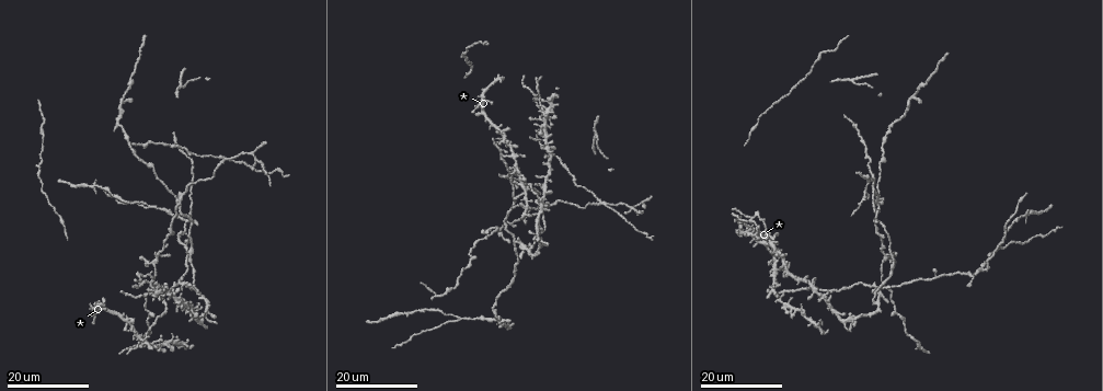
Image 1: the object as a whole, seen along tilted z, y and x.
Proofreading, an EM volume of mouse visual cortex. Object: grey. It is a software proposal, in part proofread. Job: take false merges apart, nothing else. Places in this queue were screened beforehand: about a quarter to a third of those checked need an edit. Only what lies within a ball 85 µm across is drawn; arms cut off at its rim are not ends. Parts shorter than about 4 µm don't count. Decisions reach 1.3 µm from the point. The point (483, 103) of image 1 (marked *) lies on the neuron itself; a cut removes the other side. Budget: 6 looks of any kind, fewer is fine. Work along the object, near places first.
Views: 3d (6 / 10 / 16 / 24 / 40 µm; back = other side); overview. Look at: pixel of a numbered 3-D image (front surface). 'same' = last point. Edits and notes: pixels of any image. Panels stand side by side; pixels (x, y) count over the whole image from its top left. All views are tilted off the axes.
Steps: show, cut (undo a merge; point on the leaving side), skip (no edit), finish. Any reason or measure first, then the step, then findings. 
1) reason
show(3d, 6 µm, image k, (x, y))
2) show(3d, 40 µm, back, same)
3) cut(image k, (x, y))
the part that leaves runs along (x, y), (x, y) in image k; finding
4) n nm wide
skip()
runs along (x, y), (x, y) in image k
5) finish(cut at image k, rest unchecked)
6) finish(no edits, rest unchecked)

show(3d, 24 µm, image 1, (186, 221))

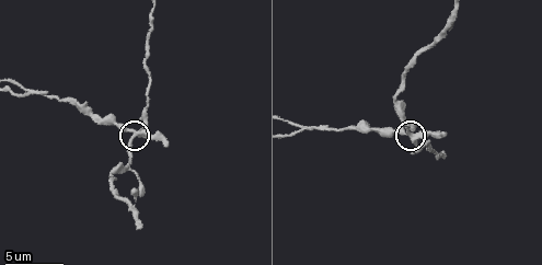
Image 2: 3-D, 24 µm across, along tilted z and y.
show(3d, 6 µm, image 2, (133, 130))

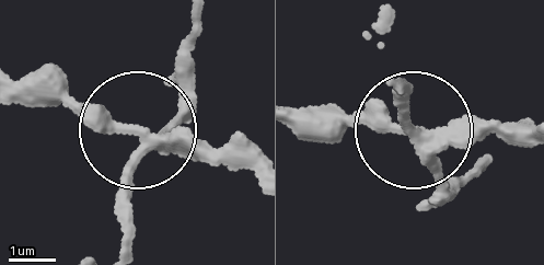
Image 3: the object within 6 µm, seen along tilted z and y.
290 nm wide
cut(image 3, (118, 126))
the part that leaves runs along (175, 146), (19, 94) in image 3; two neurons meet here

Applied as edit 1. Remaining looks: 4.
show(overview)

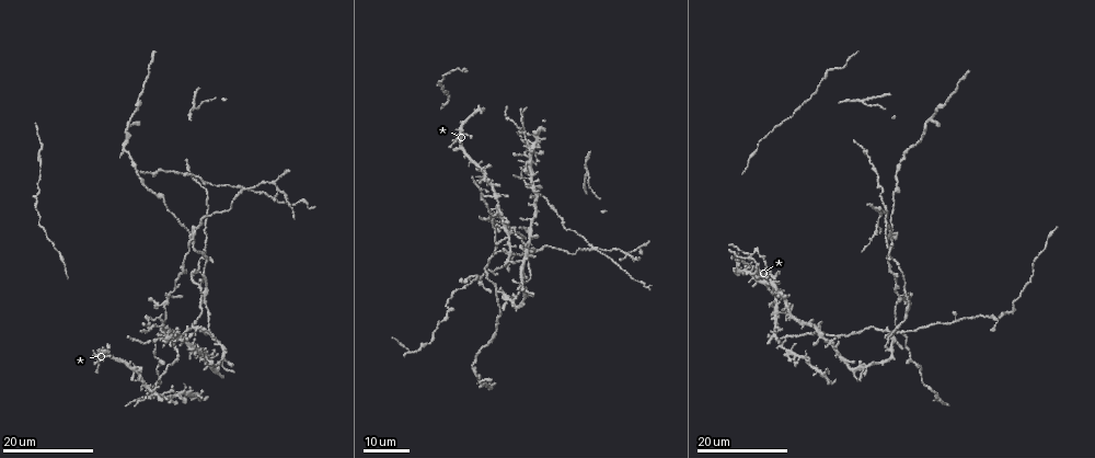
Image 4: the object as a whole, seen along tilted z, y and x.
show(3d, 16 µm, image 4, (889, 350))

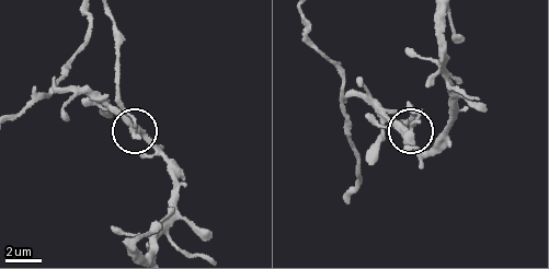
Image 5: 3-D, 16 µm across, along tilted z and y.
closer look
show(3d, 6 µm, image 5, (413, 125))

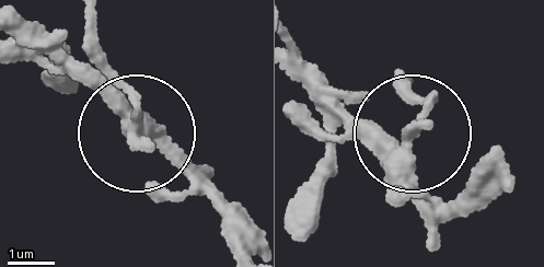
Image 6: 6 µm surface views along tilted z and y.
310 nm wide
cut(image 6, (92, 60))
the part that leaves runs along (137, 108), (94, 23) in image 6; a second neuron is stuck on

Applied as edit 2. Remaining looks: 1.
finish(cut at image 3, cut at image 6, rest unchecked)

